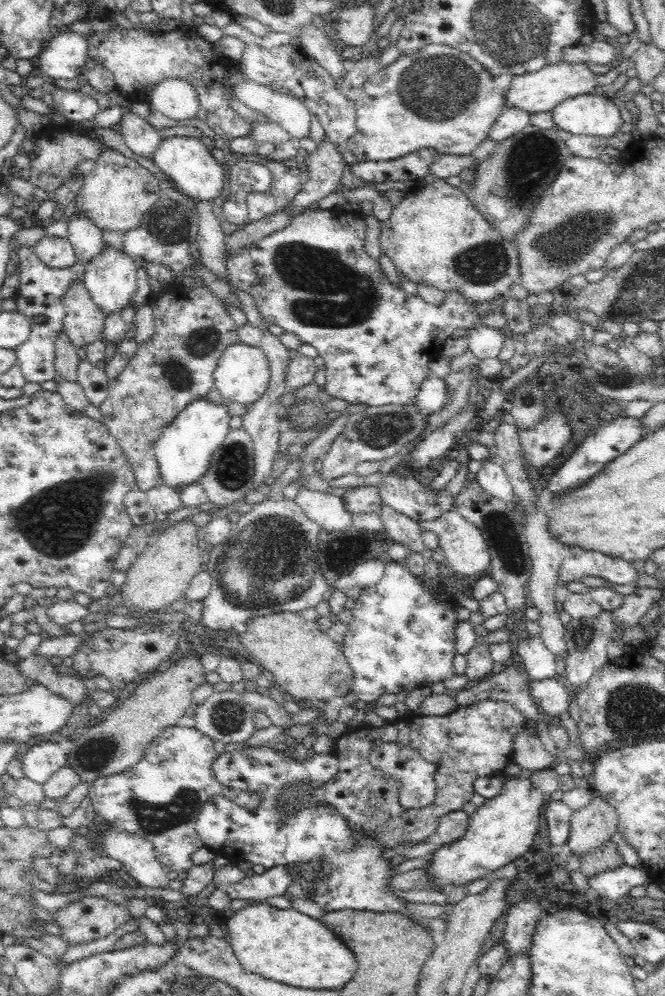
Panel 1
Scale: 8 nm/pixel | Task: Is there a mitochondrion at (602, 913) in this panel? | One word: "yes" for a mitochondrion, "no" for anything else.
no

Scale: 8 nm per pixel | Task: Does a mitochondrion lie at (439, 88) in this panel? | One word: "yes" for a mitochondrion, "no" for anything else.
yes

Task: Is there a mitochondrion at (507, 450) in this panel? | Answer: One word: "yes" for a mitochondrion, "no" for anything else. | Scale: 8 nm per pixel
no

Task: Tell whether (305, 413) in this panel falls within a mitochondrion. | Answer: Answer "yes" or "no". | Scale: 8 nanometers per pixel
yes

